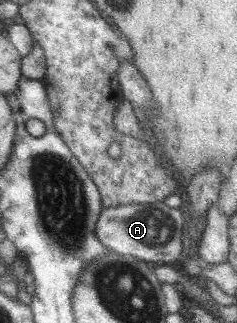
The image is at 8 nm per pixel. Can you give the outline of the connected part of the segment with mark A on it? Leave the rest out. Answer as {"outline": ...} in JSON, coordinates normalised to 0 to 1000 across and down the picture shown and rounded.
{"outline":[[[679,622],[650,628],[515,632],[481,641],[430,641],[401,690],[401,731],[435,765],[506,793],[553,793],[633,820],[722,817],[764,793],[781,681],[751,644],[717,644]]]}

